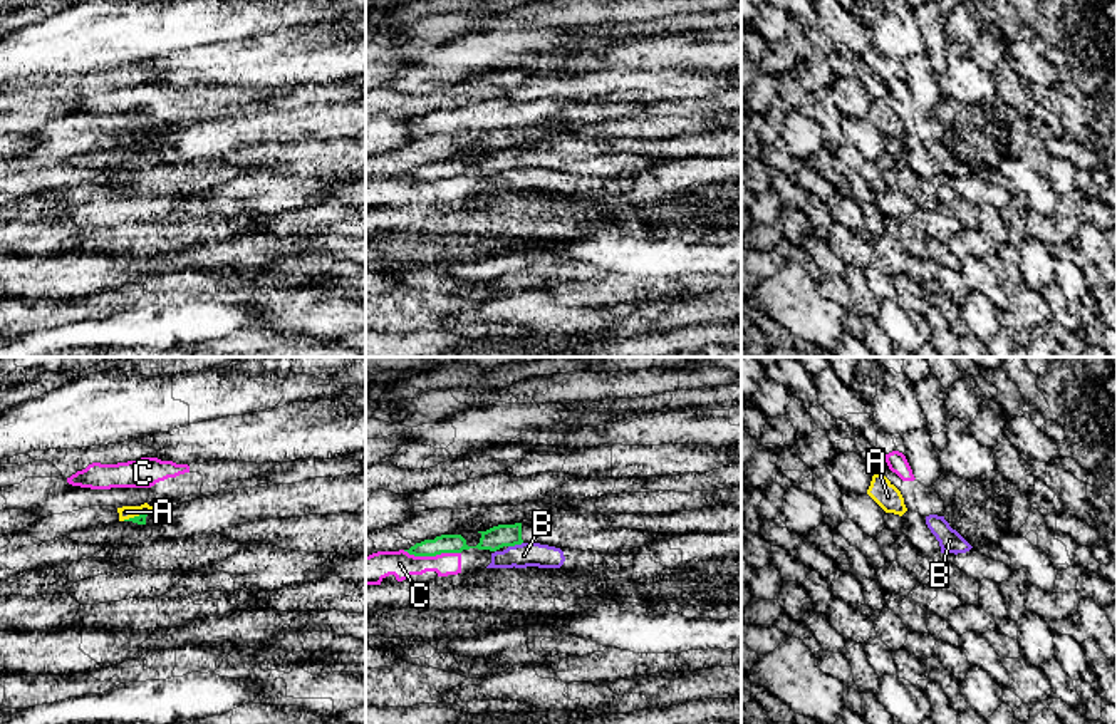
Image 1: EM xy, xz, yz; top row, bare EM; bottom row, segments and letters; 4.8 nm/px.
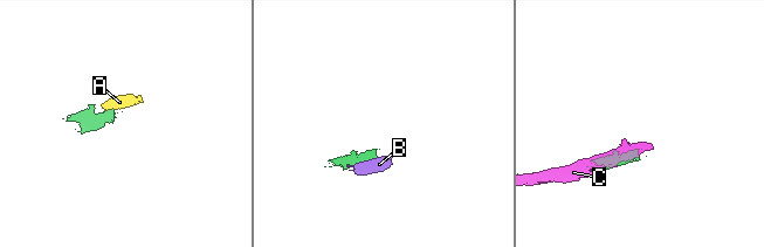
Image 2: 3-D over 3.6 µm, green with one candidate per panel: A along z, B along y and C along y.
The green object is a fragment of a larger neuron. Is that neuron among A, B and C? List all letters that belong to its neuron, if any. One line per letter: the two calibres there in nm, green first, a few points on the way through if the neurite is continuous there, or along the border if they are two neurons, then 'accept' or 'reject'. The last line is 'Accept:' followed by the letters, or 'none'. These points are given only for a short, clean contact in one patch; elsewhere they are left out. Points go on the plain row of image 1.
A: calibres 50 and 60 nm; border xy (146, 138), (123, 144); reject
B: calibres 110 and 120 nm; reject
C: calibres 100 and 130 nm; border xz (403, 175), (413, 180), (460, 178); reject
Accept: none

